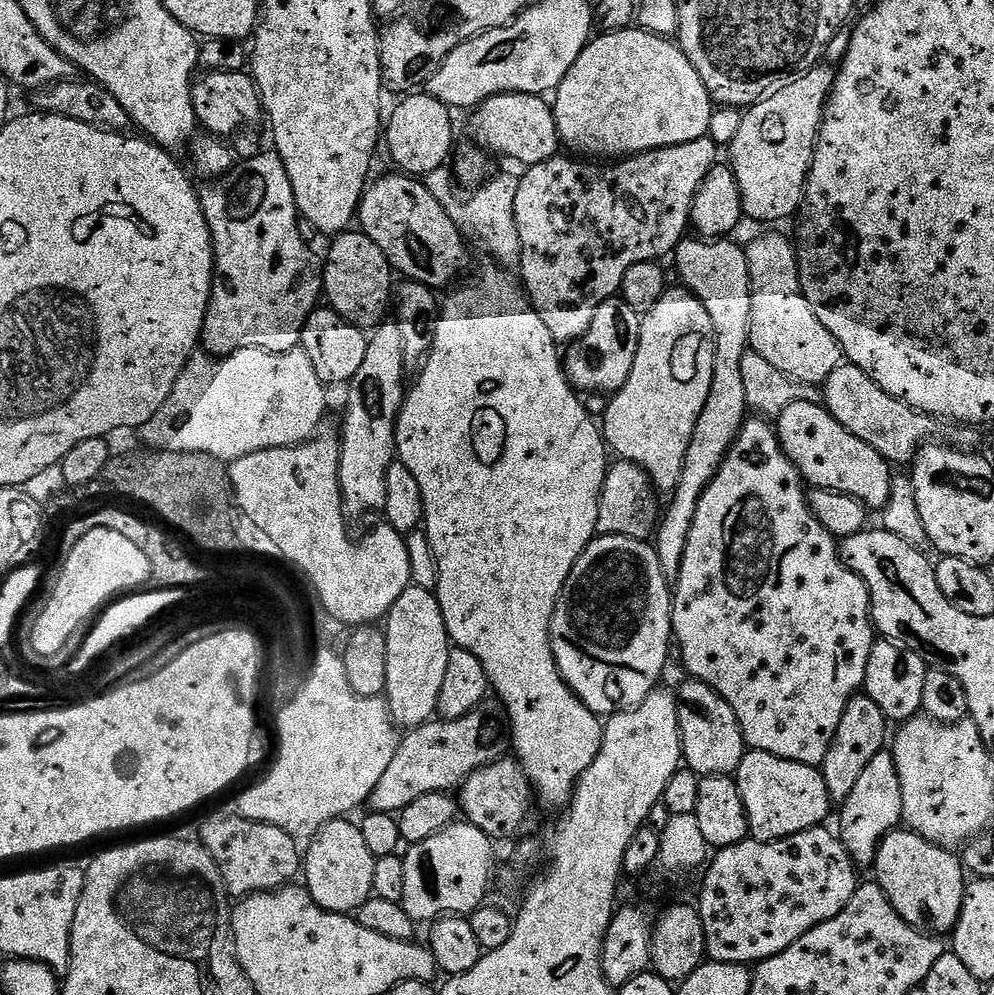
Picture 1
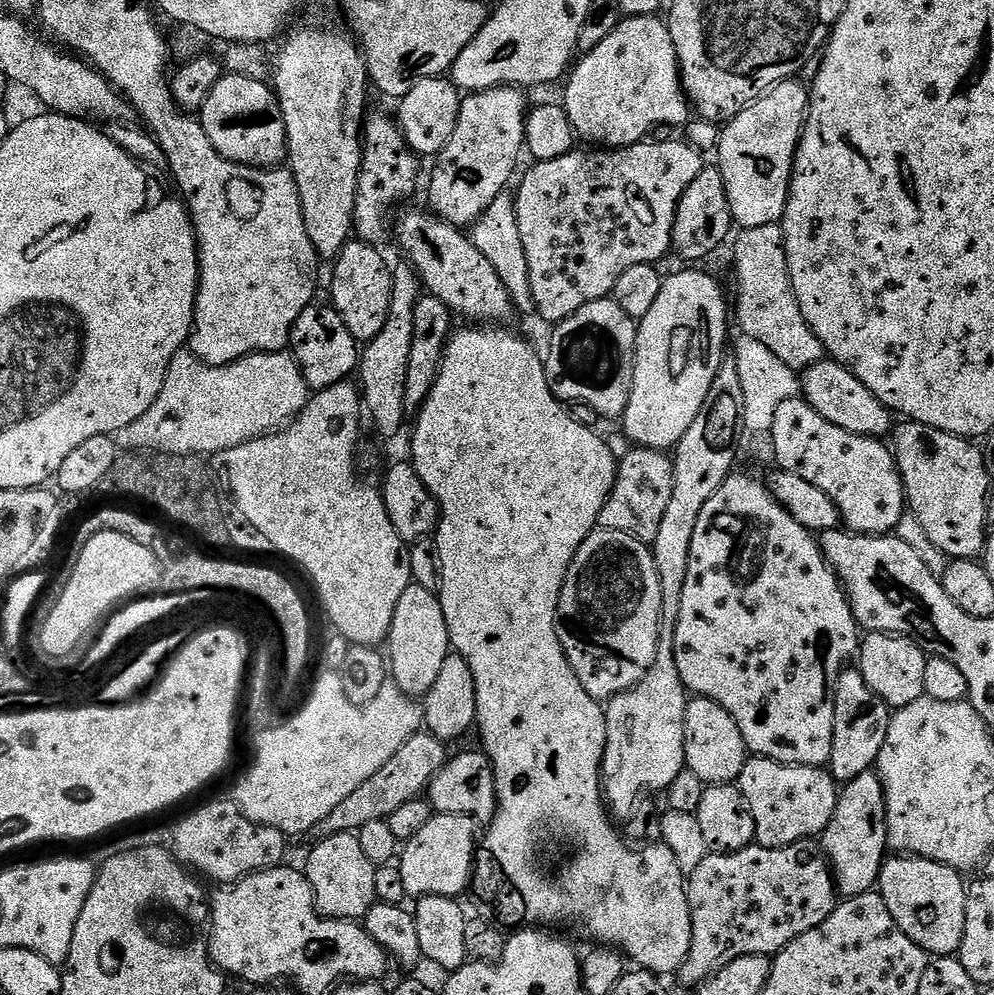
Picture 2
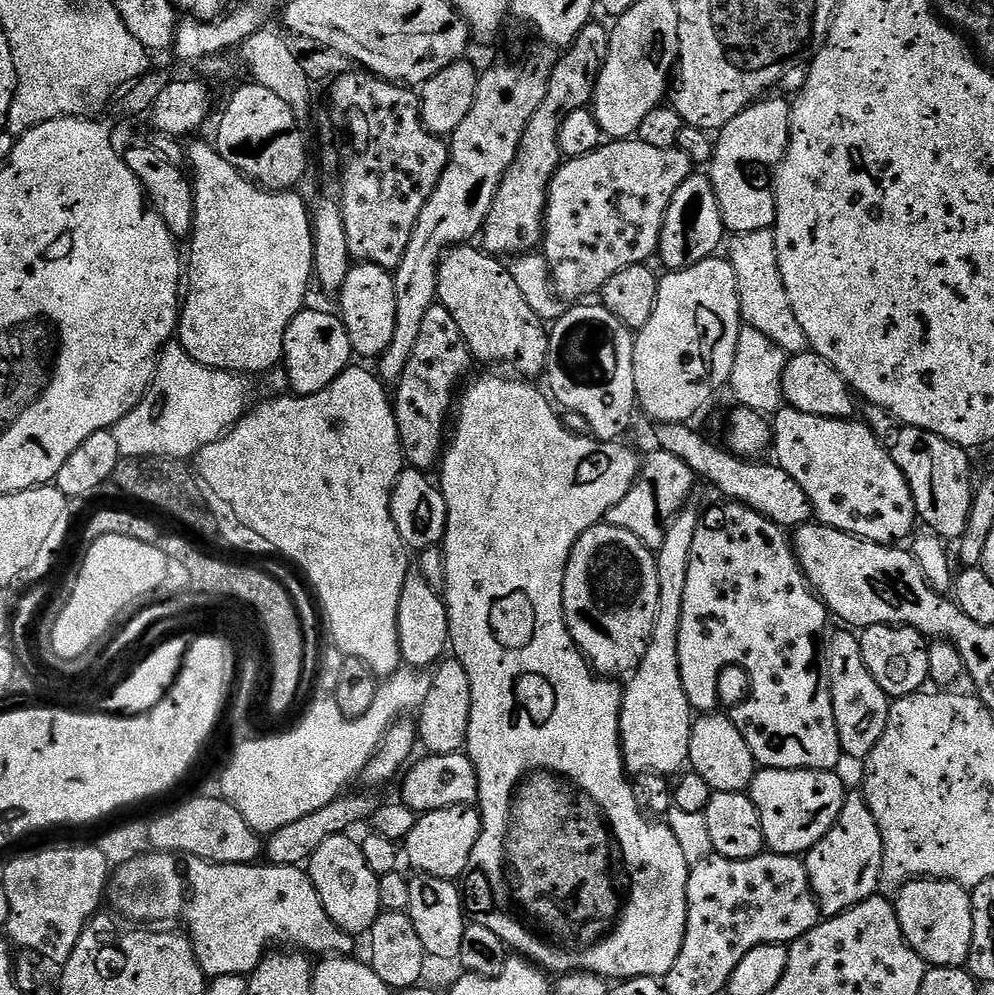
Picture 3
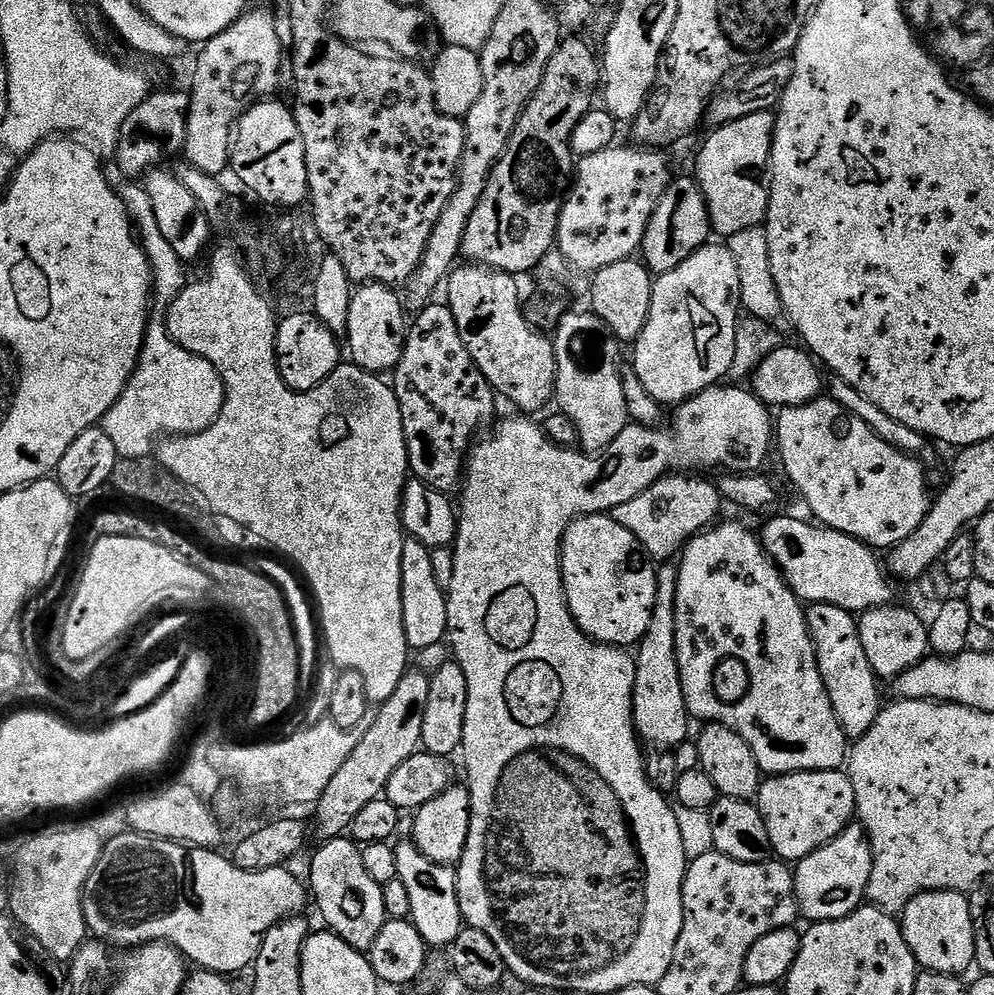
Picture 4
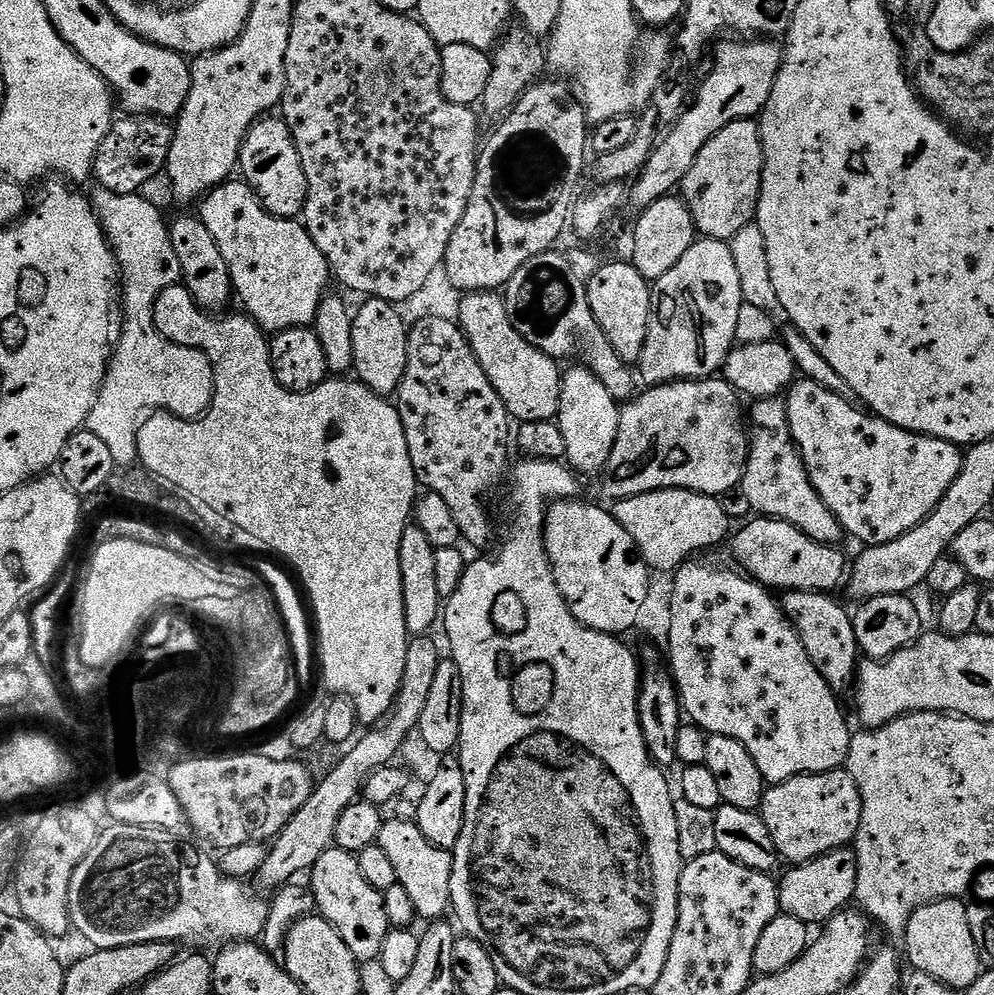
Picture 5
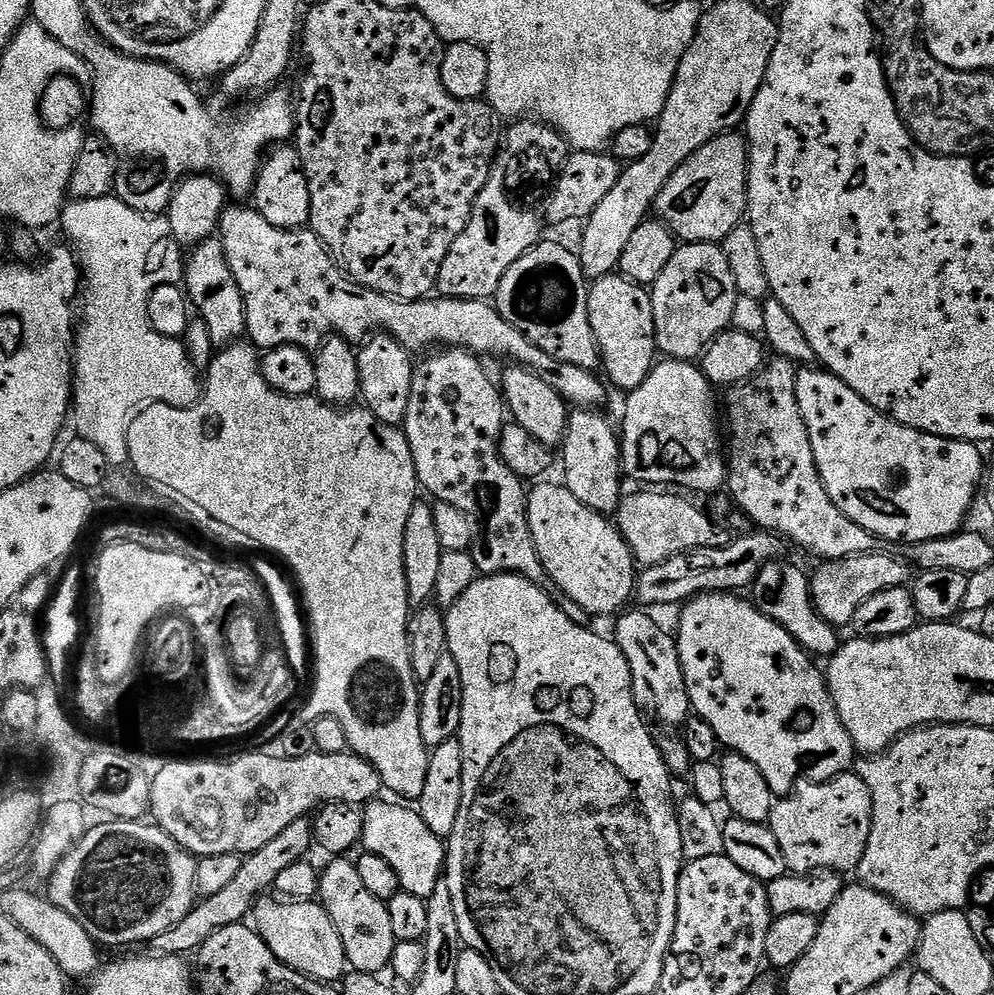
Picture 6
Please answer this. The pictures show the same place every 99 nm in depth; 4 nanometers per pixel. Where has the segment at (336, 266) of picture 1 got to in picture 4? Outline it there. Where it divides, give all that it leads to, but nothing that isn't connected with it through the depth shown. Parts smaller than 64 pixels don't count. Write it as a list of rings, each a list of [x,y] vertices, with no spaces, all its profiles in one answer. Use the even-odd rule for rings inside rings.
[[[362,284],[352,293],[350,302],[350,322],[346,333],[346,352],[351,363],[357,368],[377,374],[391,373],[404,353],[406,335],[406,309],[401,297],[396,296],[386,284]],[[348,340],[348,344],[347,344]],[[388,372],[388,373],[384,373]]]

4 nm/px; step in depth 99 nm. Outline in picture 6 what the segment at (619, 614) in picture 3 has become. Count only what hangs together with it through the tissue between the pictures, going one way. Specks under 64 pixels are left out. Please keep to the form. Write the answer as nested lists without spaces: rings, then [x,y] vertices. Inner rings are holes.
[[[537,483],[537,488],[528,492],[528,521],[547,579],[552,579],[564,591],[563,595],[567,599],[582,606],[589,617],[608,616],[616,611],[619,613],[625,607],[623,604],[633,599],[638,575],[638,565],[632,551],[628,549],[628,543],[624,541],[624,535],[605,513],[590,510],[578,502],[578,498],[574,498],[574,494],[570,494],[563,483],[544,483]]]

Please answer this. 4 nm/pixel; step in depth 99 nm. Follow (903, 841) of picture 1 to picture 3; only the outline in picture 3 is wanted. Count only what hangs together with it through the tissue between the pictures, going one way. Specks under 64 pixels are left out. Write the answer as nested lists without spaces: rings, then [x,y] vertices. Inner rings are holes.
[[[927,878],[910,880],[895,893],[894,907],[898,922],[902,926],[902,934],[908,939],[909,946],[924,959],[925,965],[938,968],[962,968],[967,965],[970,942],[974,934],[972,898],[969,889],[949,880]]]

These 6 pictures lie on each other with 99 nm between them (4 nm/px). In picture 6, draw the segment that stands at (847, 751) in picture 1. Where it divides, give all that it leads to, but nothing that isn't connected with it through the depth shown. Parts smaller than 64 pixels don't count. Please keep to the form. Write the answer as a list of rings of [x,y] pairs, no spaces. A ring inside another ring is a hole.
[[[777,558],[774,560],[767,560],[762,566],[762,570],[758,570],[756,580],[750,586],[750,596],[754,601],[756,608],[762,610],[764,614],[769,616],[774,622],[778,622],[795,640],[800,644],[800,647],[805,652],[811,654],[813,657],[830,658],[840,648],[842,643],[842,636],[839,636],[837,625],[828,624],[827,621],[820,616],[820,611],[816,608],[815,602],[812,600],[812,586],[810,583],[809,573],[803,572],[796,564],[783,564],[783,559]]]

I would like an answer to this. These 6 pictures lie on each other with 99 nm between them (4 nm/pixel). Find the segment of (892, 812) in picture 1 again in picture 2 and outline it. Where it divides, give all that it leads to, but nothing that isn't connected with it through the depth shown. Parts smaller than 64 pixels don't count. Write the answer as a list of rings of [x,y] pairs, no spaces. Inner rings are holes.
[[[879,772],[858,774],[858,778],[847,781],[839,789],[832,821],[822,833],[822,847],[832,865],[832,875],[841,897],[861,896],[879,885],[880,871],[889,851],[886,794]]]

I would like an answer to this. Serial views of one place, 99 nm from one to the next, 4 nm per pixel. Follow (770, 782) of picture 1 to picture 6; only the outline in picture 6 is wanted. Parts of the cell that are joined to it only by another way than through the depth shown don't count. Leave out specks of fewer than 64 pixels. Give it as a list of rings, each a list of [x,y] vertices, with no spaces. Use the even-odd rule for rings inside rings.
[[[849,770],[833,780],[801,779],[787,796],[781,796],[772,805],[766,821],[772,829],[789,869],[796,874],[815,874],[831,870],[841,874],[859,869],[866,842],[870,838],[872,795],[857,776]]]

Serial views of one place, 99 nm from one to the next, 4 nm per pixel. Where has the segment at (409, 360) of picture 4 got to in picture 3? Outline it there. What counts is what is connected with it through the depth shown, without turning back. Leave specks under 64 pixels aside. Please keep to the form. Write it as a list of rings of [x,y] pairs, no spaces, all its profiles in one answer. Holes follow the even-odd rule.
[[[439,302],[433,304],[430,310],[426,310],[418,342],[414,342],[410,362],[406,362],[406,370],[402,370],[395,385],[396,392],[394,388],[400,445],[405,461],[411,467],[421,470],[437,467],[446,447],[446,429],[454,408],[454,397],[458,392],[456,383],[467,374],[468,360],[470,361],[468,344],[462,338],[462,330],[458,330],[458,322],[454,322],[454,314],[450,314],[450,310],[446,310]]]

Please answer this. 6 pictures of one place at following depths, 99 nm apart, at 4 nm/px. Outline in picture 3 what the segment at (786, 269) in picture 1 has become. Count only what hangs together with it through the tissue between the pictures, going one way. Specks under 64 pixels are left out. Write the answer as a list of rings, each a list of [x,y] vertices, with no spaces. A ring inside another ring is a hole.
[[[767,228],[735,233],[727,241],[726,258],[734,270],[741,321],[747,327],[766,334],[766,338],[770,338],[770,342],[777,344],[785,354],[805,351],[808,339],[806,334],[802,334],[802,326],[798,326],[798,318],[794,318],[794,310],[790,310],[790,298],[786,298],[786,286],[778,270],[775,231]]]

